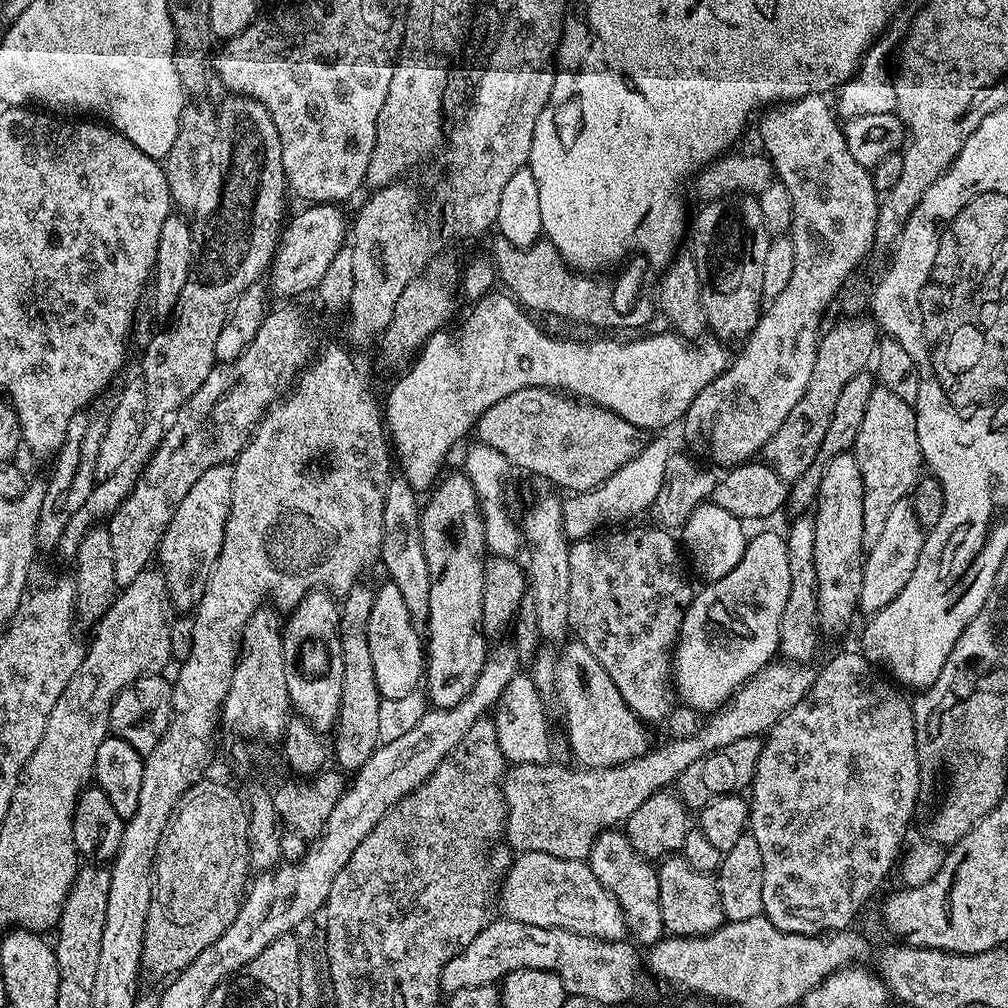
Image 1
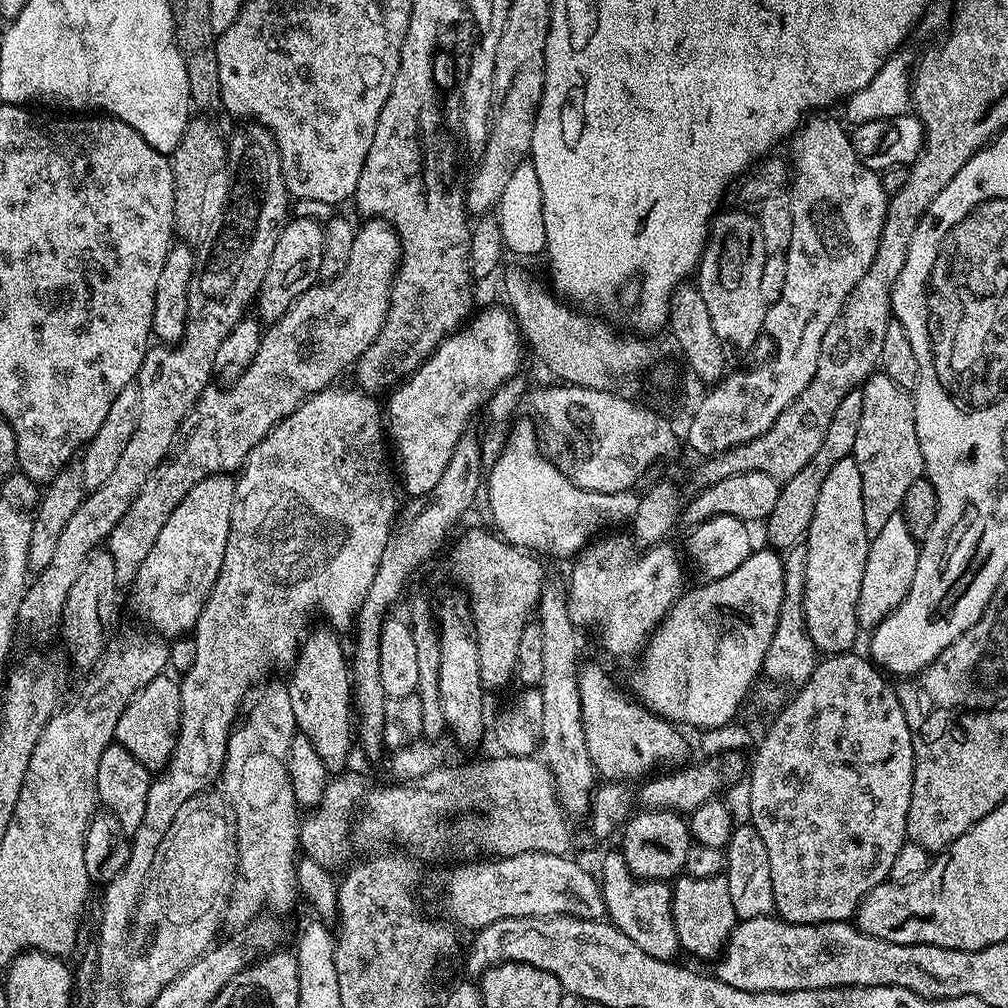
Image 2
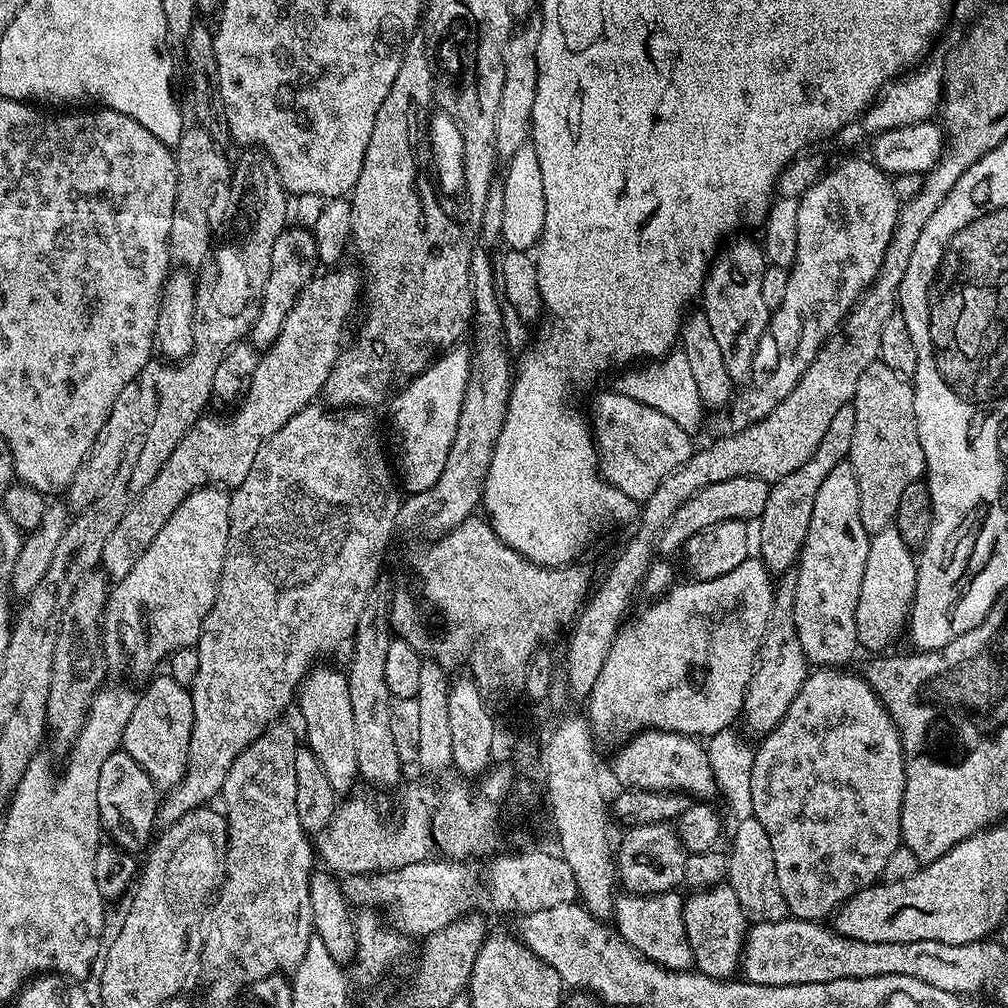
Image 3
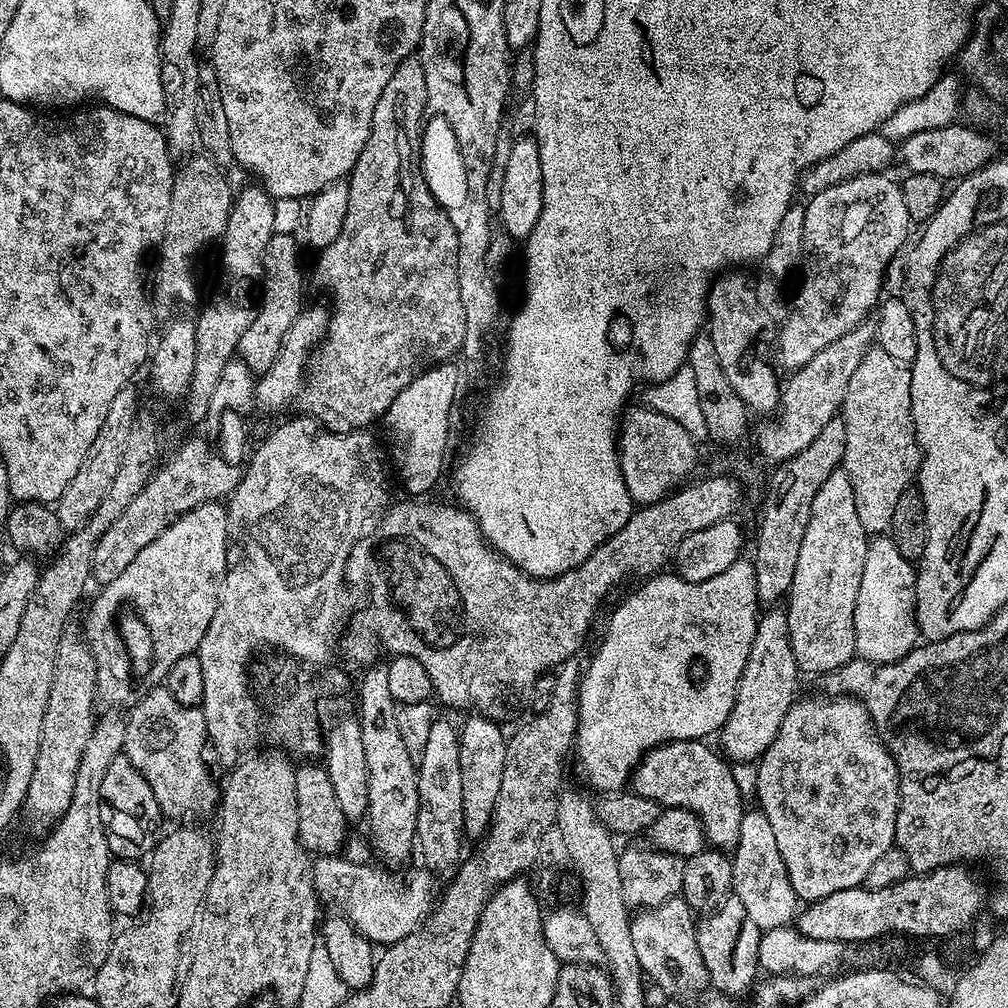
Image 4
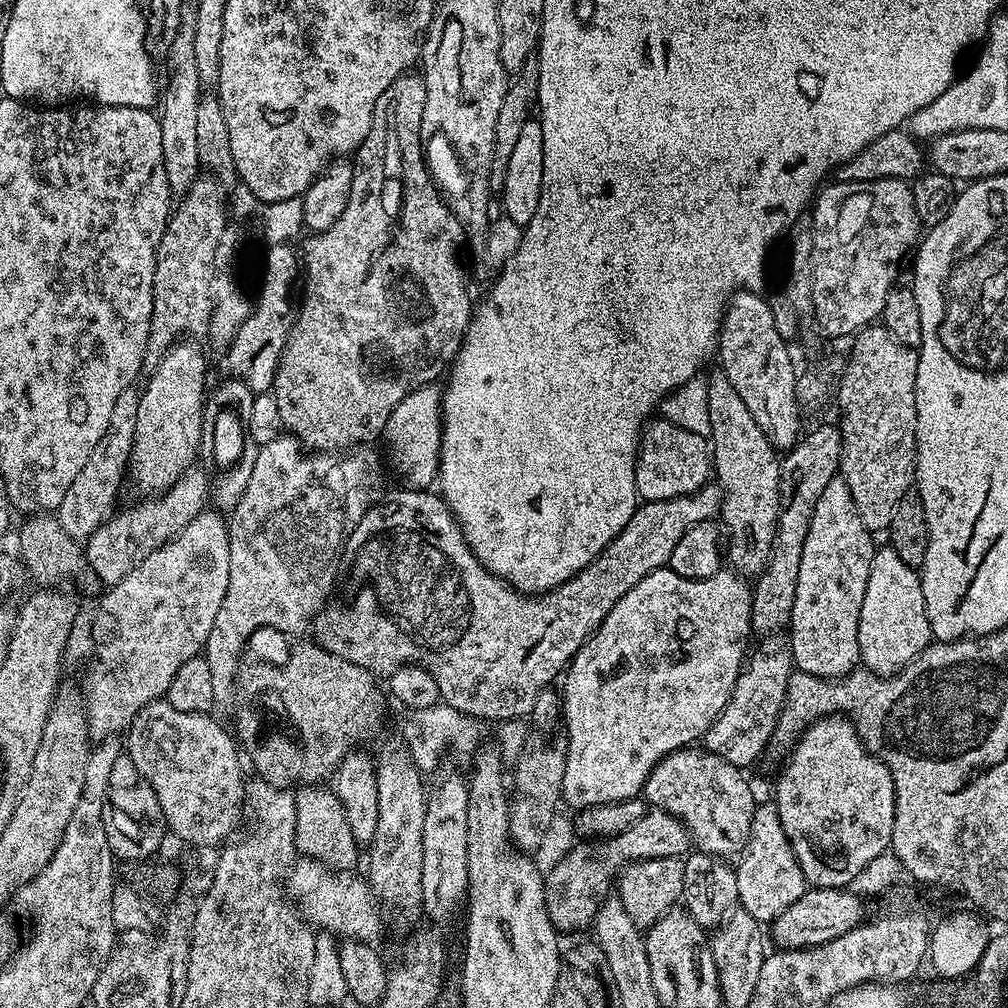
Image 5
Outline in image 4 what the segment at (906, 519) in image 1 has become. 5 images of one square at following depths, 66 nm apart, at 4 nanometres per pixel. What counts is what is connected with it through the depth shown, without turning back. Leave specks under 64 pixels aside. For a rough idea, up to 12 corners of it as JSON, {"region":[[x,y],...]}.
{"region":[[891,535],[869,539],[854,646],[889,664],[921,643],[916,573]]}

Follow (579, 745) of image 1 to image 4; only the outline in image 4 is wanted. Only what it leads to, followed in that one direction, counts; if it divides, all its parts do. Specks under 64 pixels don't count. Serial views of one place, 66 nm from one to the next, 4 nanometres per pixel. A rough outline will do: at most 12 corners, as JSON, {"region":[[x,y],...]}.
{"region":[[671,740],[630,788],[692,811],[713,849],[732,850],[746,800],[704,740]]}

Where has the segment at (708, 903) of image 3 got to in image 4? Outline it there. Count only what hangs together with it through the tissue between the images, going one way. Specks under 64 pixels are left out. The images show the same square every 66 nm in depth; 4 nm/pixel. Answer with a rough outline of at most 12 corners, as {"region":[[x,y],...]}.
{"region":[[735,894],[696,926],[708,983],[737,998],[757,983],[761,931]]}

